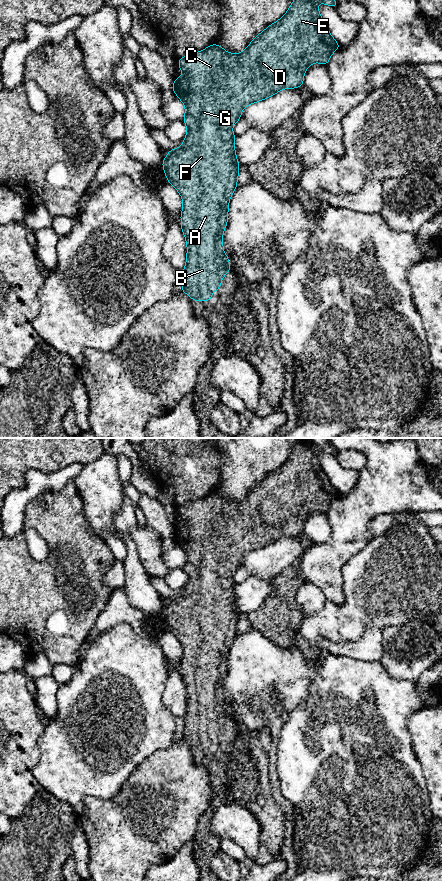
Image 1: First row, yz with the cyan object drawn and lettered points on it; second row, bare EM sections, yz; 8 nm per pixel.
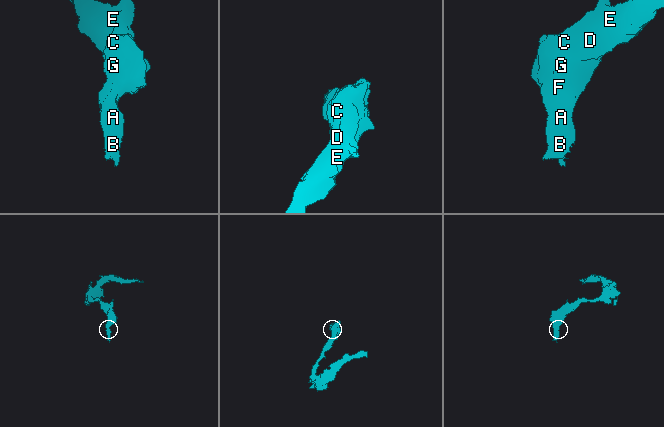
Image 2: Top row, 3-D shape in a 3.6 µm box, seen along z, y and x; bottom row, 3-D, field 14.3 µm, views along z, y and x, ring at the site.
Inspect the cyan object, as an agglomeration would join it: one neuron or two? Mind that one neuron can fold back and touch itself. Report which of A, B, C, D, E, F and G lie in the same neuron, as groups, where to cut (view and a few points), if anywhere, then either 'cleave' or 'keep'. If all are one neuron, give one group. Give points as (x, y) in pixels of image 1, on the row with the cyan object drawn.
A B C D E F G; no cut; keep

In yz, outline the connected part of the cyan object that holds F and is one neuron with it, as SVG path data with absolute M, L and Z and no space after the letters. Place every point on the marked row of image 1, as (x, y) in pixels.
M293 0L288 11L278 21L269 25L265 30L258 34L243 52L239 54L228 53L223 49L221 45L210 44L202 51L188 54L182 58L177 58L179 69L184 73L184 75L182 77L178 77L176 80L173 81L172 89L176 96L185 105L185 116L182 121L187 126L187 134L184 137L183 144L179 148L168 150L167 157L164 158L162 161L162 167L166 174L166 180L171 183L172 186L179 192L183 200L183 209L181 211L180 218L181 230L186 239L187 255L186 266L182 269L184 279L182 288L180 290L189 295L192 301L214 300L214 298L210 296L210 293L212 292L214 294L217 289L221 288L221 282L223 277L227 274L228 271L232 270L231 265L229 264L229 257L224 253L223 249L223 232L228 223L229 200L237 188L237 180L240 167L235 152L234 141L236 135L232 131L232 126L241 119L241 113L245 106L267 99L277 94L282 89L303 87L304 74L308 67L315 62L327 66L333 52L340 49L339 43L332 37L327 26L324 23L323 18L318 8L316 7L317 3L329 5L336 9L339 2L336 0Z

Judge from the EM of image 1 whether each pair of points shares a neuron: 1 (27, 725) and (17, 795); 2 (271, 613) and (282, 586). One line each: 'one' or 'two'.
1: one
2: one

